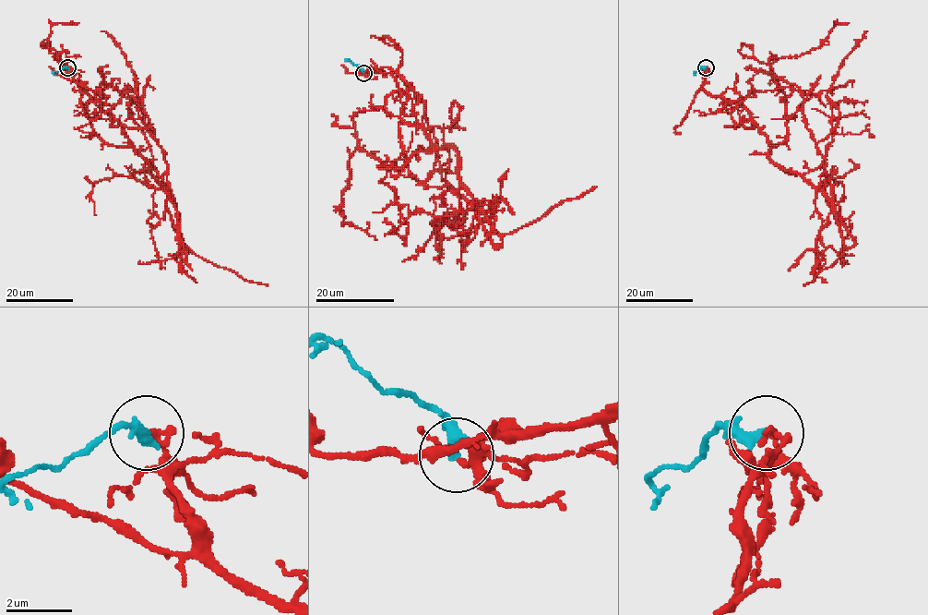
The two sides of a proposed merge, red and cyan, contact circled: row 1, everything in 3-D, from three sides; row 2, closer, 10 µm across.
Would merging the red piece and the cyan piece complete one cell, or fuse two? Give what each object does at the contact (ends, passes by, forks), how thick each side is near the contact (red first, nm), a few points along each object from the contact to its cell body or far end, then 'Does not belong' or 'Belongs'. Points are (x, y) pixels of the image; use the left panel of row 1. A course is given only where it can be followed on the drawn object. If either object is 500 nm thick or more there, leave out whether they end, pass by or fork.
At the ring red ends. At the ring cyan ends. Thickness 200 nm (red) against 380 nm. Course of red: (67, 67), (105, 97), (100, 106), (167, 189), (161, 148), (121, 91), (131, 89), (103, 114). Course of cyan: (67, 67), (54, 72), (55, 75). Does not belong

